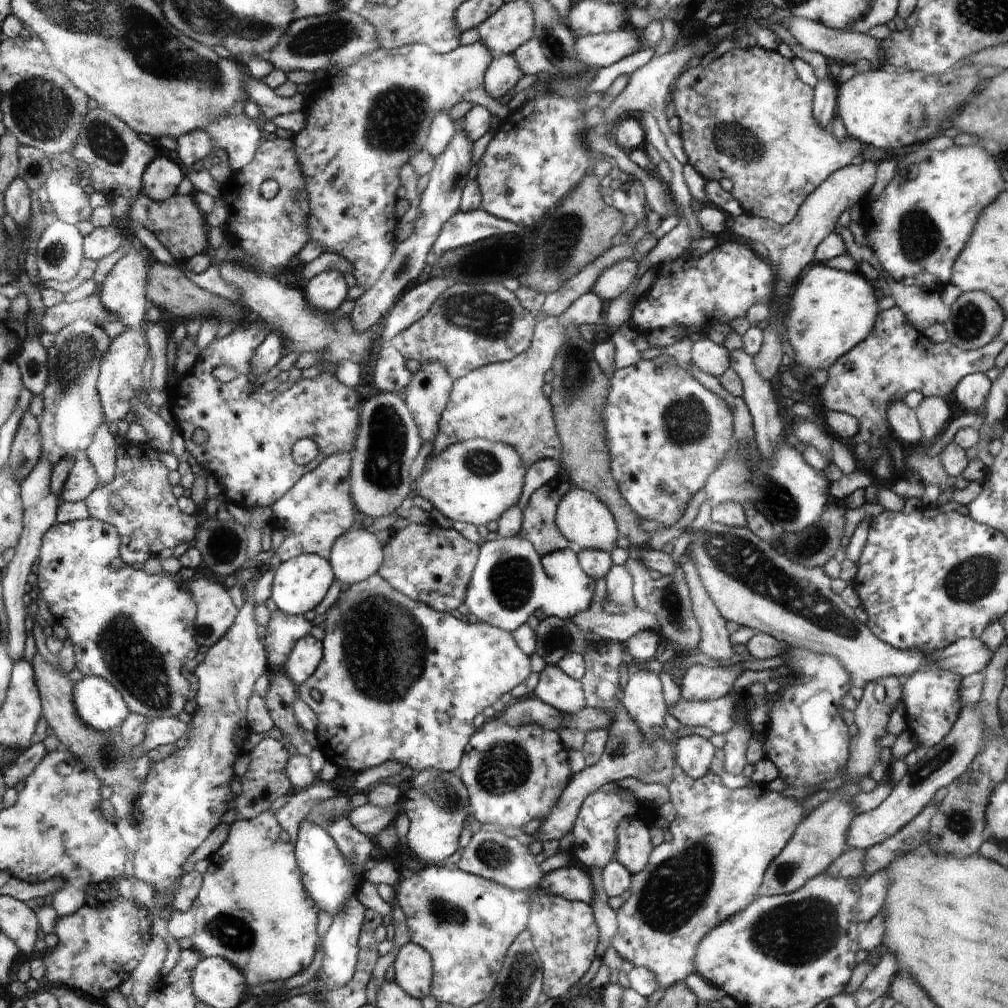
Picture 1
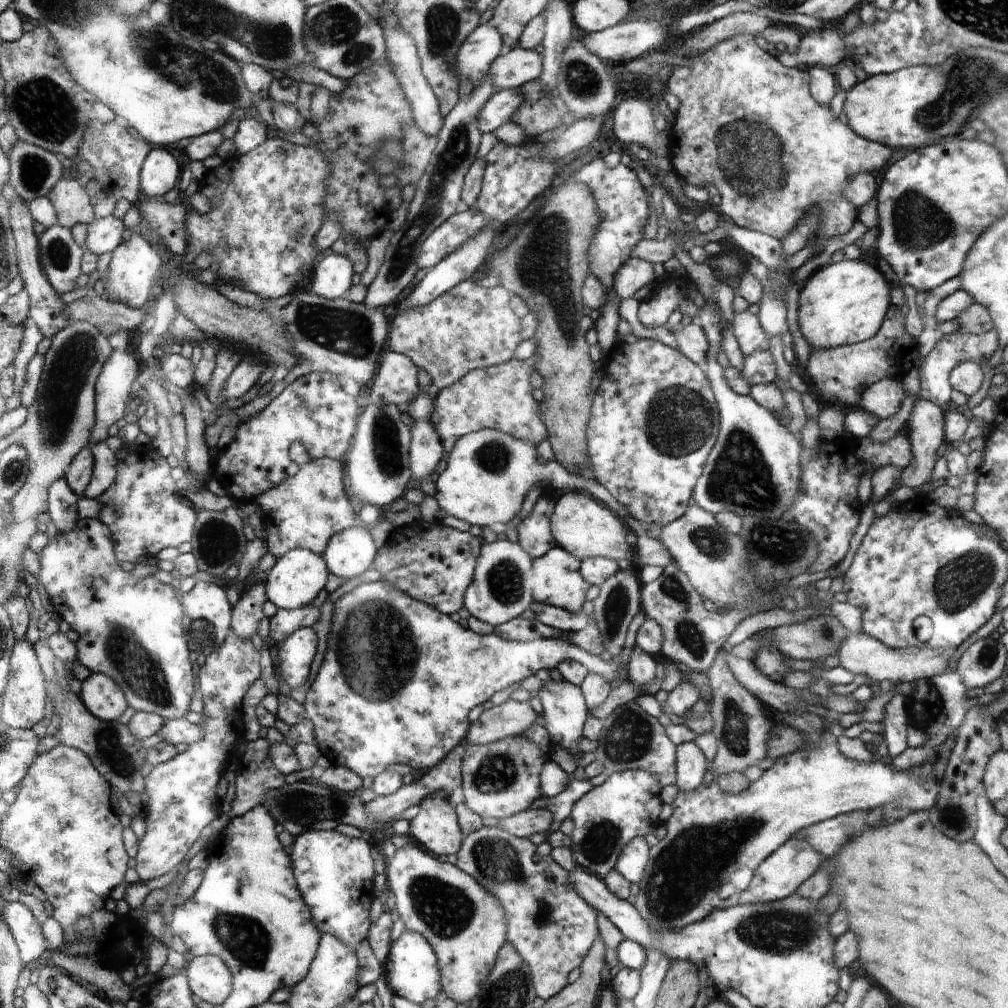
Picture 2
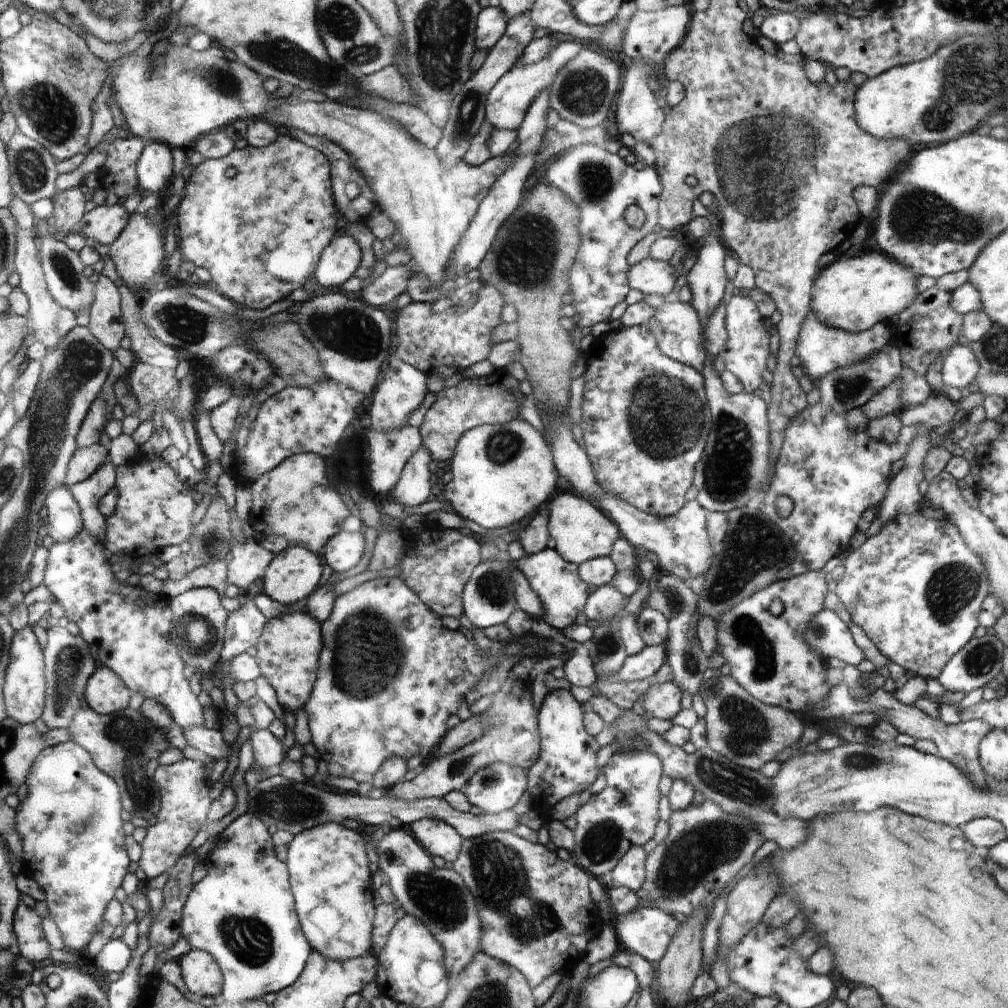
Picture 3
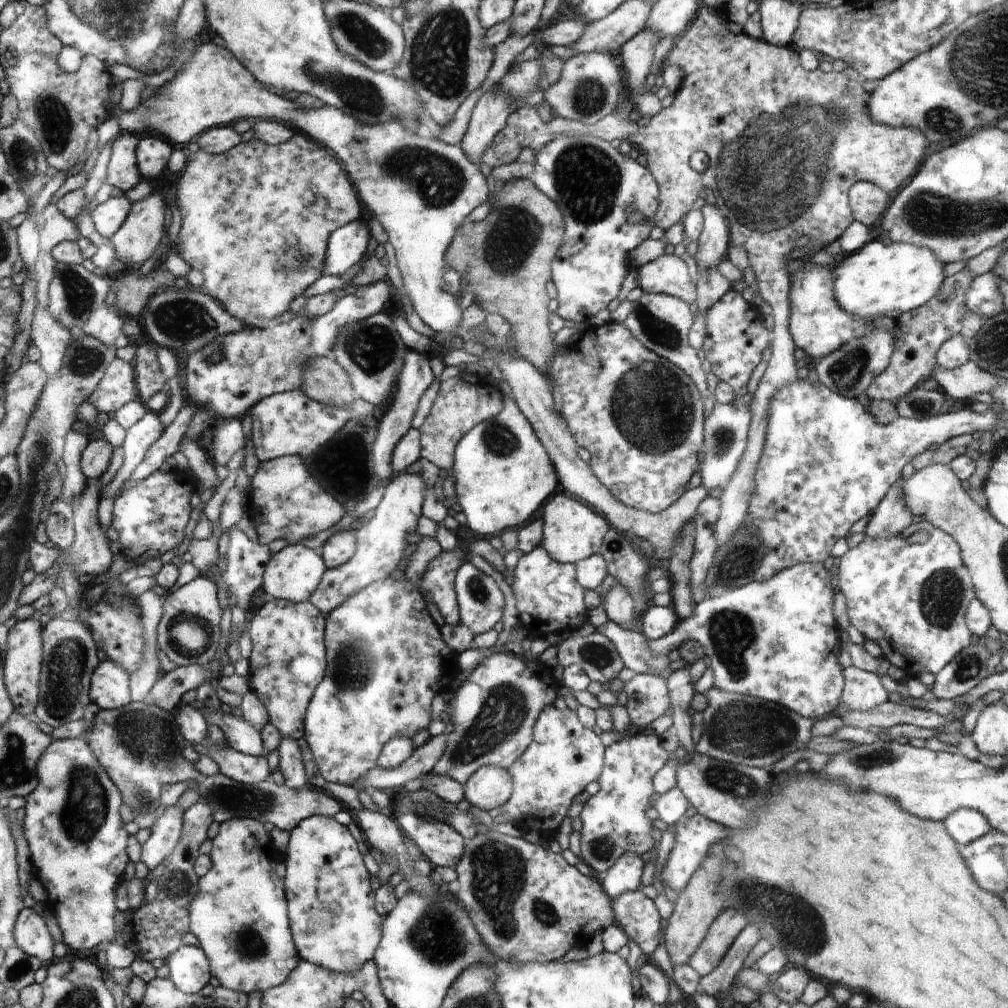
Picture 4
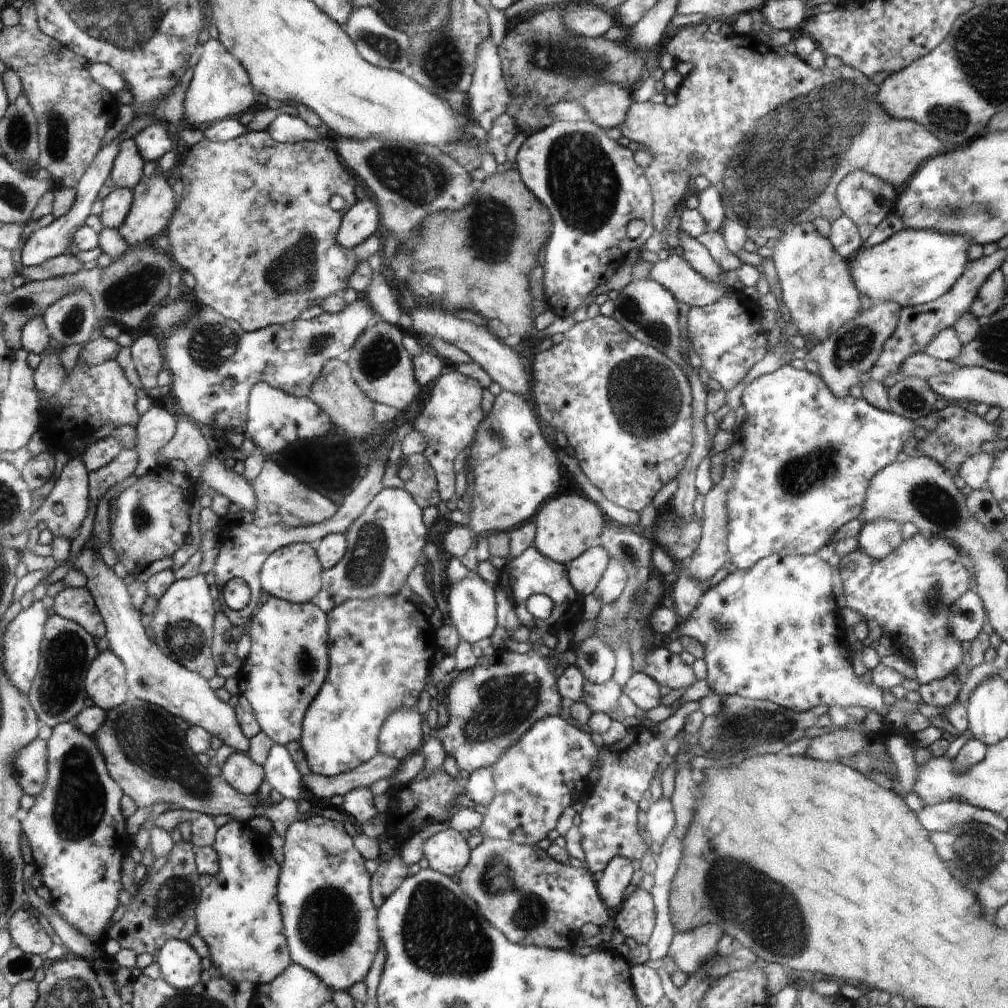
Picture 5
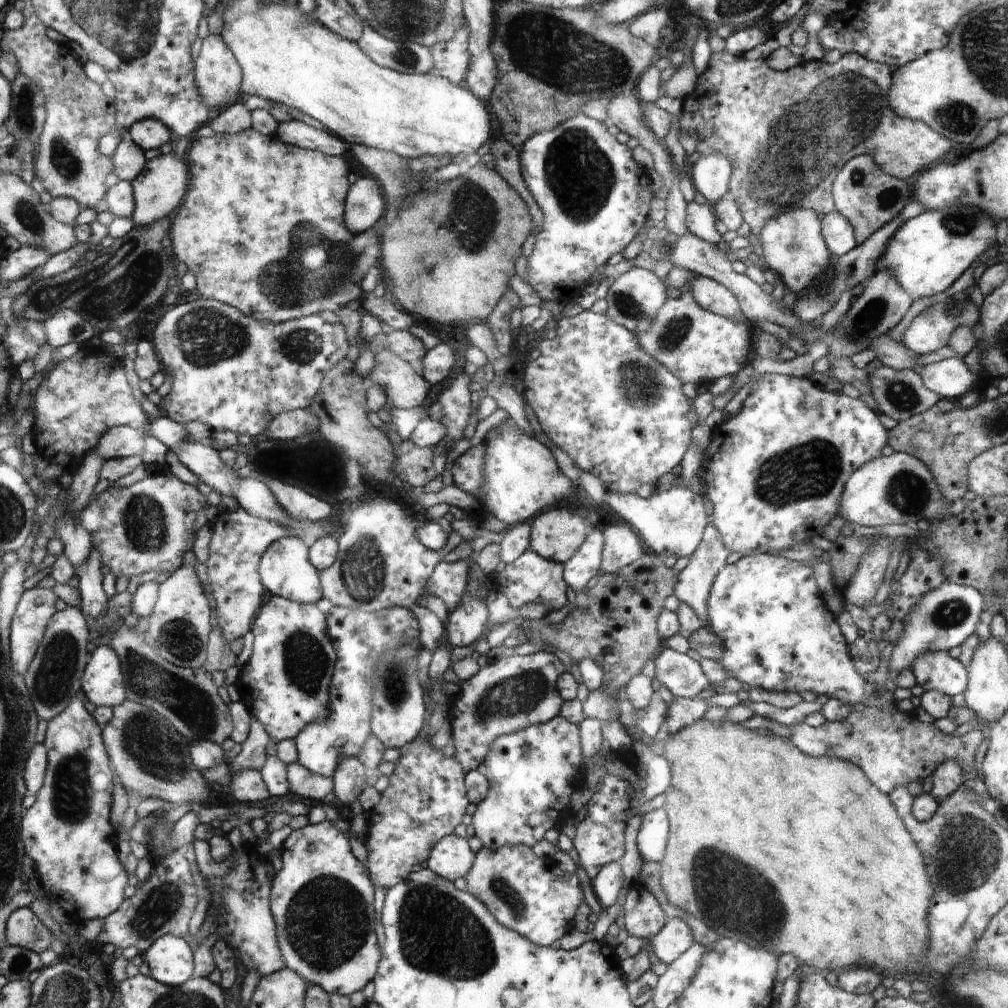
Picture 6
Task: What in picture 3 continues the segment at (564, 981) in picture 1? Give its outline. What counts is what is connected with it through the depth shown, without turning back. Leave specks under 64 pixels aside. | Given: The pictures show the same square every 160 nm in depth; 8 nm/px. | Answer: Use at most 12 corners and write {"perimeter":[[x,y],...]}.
{"perimeter":[[508,831],[463,839],[483,952],[532,987],[612,919],[593,874]]}

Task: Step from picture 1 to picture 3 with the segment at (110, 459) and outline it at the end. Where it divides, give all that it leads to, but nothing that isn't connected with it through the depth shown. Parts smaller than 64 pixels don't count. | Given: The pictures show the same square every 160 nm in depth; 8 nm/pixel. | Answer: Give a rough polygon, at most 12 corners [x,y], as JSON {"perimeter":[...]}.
{"perimeter":[[108,458],[86,481],[68,487],[84,530],[105,540],[98,503],[115,486]]}

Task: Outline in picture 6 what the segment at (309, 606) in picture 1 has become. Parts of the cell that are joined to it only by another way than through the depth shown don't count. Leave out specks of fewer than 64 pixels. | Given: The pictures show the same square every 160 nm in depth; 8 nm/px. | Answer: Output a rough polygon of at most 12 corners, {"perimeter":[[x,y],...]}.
{"perimeter":[[304,540],[268,546],[260,578],[270,595],[299,603],[323,597]]}

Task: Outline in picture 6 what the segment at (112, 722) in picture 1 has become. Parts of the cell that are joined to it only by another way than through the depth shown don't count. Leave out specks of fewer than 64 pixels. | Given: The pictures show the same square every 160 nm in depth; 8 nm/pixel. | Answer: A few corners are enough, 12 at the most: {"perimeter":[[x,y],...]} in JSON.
{"perimeter":[[113,648],[92,649],[81,688],[92,707],[126,700]]}

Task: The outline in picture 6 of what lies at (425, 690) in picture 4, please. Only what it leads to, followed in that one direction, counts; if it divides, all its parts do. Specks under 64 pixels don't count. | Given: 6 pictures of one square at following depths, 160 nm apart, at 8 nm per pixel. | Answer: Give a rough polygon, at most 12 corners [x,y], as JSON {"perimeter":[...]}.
{"perimeter":[[332,607],[327,717],[294,739],[330,778],[372,736],[380,656],[419,642],[411,610]]}

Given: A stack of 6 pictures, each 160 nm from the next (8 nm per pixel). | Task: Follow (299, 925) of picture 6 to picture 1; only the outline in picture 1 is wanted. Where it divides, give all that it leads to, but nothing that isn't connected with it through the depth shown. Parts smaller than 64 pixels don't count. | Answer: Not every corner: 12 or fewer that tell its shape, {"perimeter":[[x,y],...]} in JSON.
{"perimeter":[[302,821],[296,858],[304,886],[332,918],[364,869],[319,824]]}

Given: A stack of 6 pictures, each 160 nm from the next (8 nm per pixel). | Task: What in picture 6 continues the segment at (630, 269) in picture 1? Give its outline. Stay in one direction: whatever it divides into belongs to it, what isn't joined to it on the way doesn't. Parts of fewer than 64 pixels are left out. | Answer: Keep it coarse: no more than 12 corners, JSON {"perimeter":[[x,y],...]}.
{"perimeter":[[696,275],[690,288],[700,306],[742,315],[739,300],[714,279]]}

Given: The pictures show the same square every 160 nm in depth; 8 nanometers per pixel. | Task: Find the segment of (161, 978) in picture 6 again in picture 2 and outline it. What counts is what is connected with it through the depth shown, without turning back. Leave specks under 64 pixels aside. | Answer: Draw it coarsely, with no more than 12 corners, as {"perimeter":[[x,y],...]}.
{"perimeter":[[214,955],[188,956],[198,1001],[223,1004],[234,975]]}

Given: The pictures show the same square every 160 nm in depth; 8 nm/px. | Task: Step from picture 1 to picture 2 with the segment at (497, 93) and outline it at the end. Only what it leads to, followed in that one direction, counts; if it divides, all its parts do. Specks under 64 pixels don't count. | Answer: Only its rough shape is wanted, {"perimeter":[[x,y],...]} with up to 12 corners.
{"perimeter":[[503,50],[489,72],[493,94],[519,89],[543,72],[539,53]]}

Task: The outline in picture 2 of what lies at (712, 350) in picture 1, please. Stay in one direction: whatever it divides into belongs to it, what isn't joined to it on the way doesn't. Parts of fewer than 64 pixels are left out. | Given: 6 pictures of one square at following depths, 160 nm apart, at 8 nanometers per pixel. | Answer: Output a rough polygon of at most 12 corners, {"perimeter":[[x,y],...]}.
{"perimeter":[[692,322],[670,331],[678,350],[701,365],[711,341],[703,327]]}

